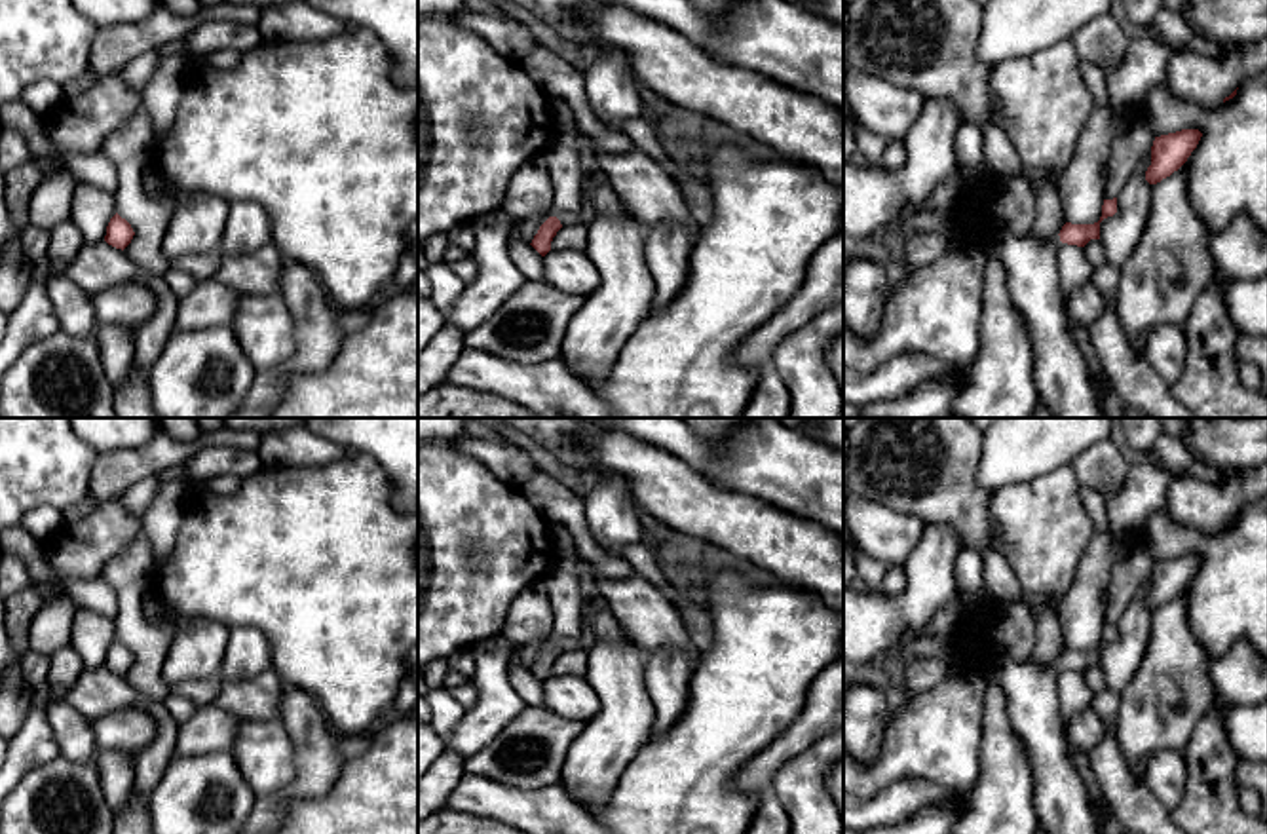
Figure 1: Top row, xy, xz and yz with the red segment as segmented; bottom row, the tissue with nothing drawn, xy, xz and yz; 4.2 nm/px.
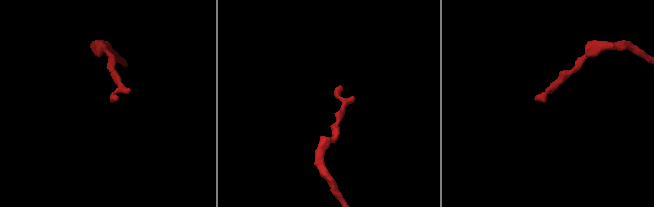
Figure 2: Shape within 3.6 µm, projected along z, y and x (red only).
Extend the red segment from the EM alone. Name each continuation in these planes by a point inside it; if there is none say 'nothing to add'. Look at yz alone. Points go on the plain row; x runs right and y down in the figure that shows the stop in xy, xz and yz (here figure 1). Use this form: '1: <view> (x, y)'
1: yz (1062, 806)

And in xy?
nothing to add

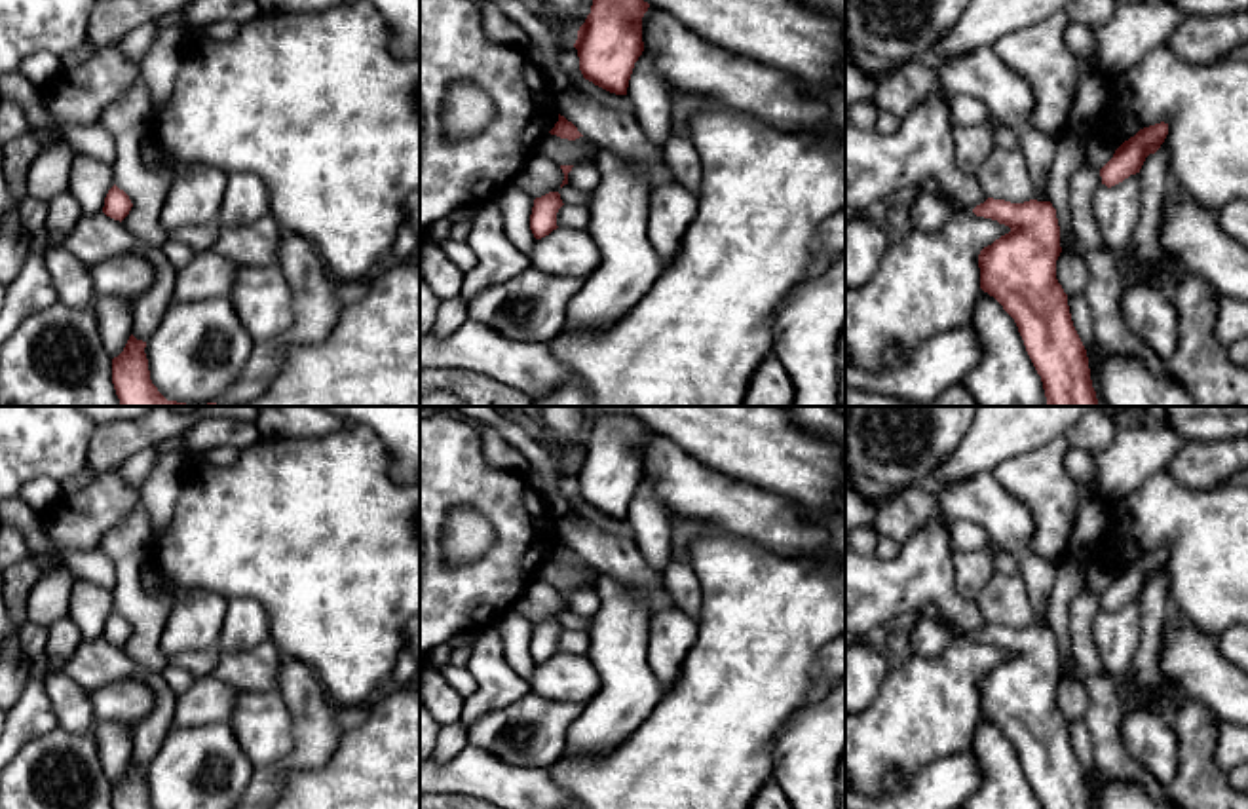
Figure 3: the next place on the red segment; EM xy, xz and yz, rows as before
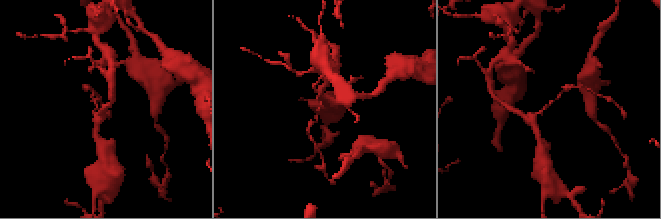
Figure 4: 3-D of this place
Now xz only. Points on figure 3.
nothing to add

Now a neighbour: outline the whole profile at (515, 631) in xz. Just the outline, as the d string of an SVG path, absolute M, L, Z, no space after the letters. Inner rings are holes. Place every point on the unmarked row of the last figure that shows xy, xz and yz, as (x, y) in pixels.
M509 608L494 625L501 638L505 661L522 680L528 682L538 667L530 655L530 640L536 623L524 619L517 610Z

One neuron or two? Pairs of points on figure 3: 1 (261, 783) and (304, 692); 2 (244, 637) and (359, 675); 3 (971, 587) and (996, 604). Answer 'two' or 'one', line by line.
1: one
2: two
3: two

